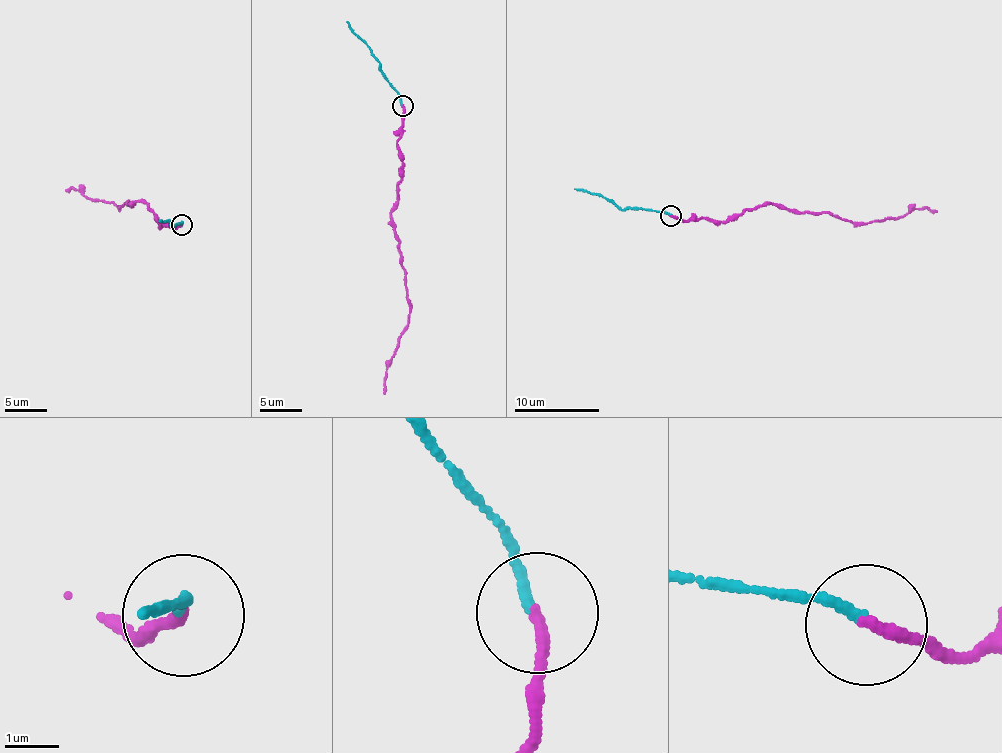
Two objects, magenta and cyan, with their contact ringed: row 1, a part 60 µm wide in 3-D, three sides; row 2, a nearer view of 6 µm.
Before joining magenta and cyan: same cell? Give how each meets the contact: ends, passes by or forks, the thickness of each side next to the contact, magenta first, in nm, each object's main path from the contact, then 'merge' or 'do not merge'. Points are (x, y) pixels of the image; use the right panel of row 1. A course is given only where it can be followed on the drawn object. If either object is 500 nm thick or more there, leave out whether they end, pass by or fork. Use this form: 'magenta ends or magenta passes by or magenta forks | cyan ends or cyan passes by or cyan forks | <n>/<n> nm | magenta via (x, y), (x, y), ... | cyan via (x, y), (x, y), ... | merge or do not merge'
magenta ends | cyan ends | 220/180 nm | magenta via (670, 216), (735, 219), (745, 211), (777, 203), (855, 223), (904, 216), (914, 208), (937, 212) | cyan via (670, 216), (655, 210), (623, 209), (599, 195), (574, 189) | do not merge

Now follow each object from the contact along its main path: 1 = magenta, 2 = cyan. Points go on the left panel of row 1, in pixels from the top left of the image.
1: (181, 225), (174, 229), (155, 221), (146, 203), (134, 200), (120, 207), (71, 187), (66, 191)
2: (181, 225), (182, 222), (174, 228), (169, 221), (159, 222)

